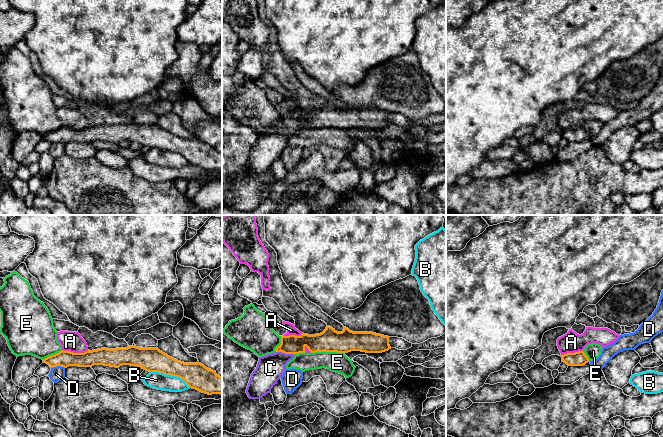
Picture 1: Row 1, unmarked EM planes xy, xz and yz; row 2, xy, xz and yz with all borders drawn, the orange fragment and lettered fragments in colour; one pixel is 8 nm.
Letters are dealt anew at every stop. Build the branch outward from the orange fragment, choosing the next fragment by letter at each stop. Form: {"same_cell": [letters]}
{"same_cell": ["C"]}

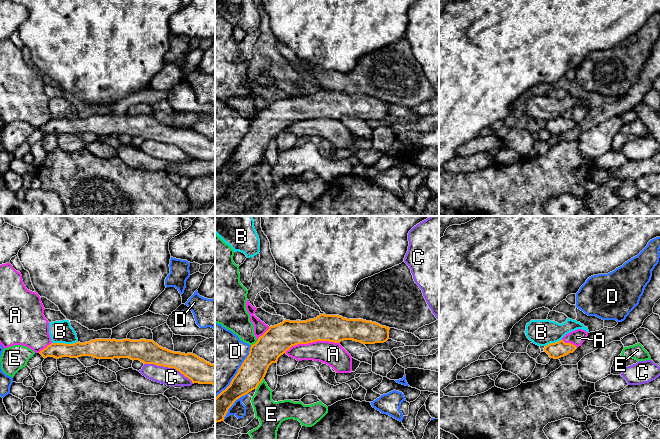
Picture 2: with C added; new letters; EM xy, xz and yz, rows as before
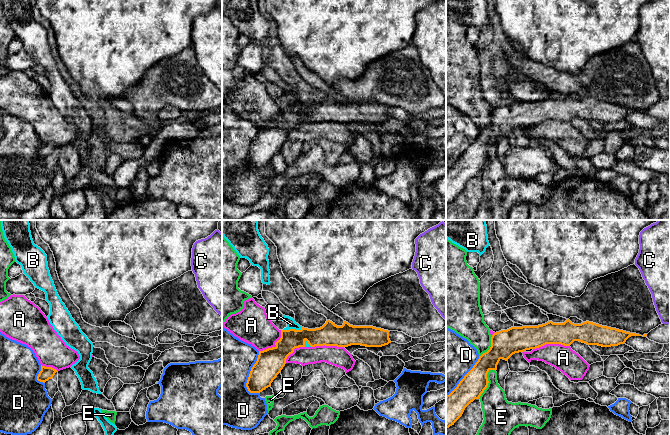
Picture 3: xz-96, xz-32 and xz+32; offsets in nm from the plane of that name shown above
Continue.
{"same_cell": []}

